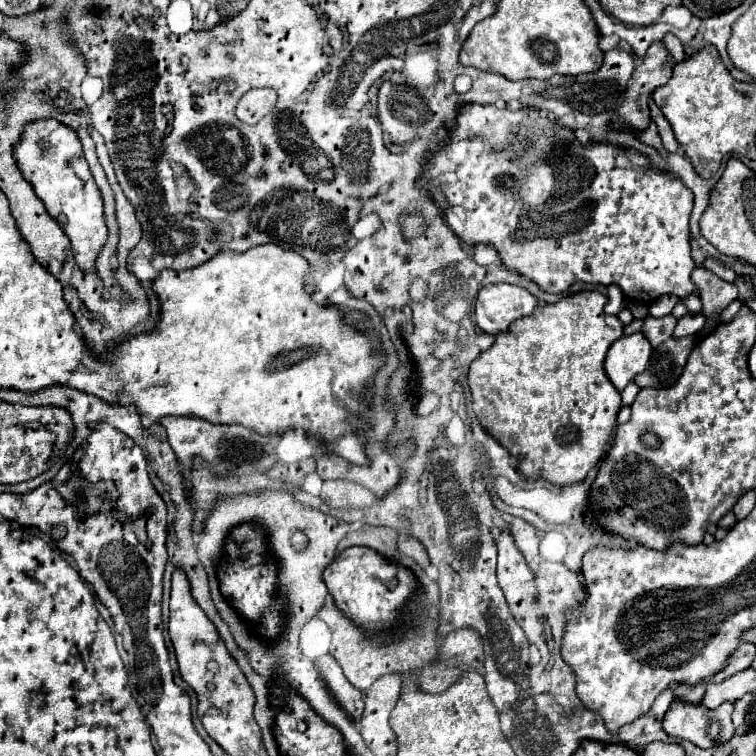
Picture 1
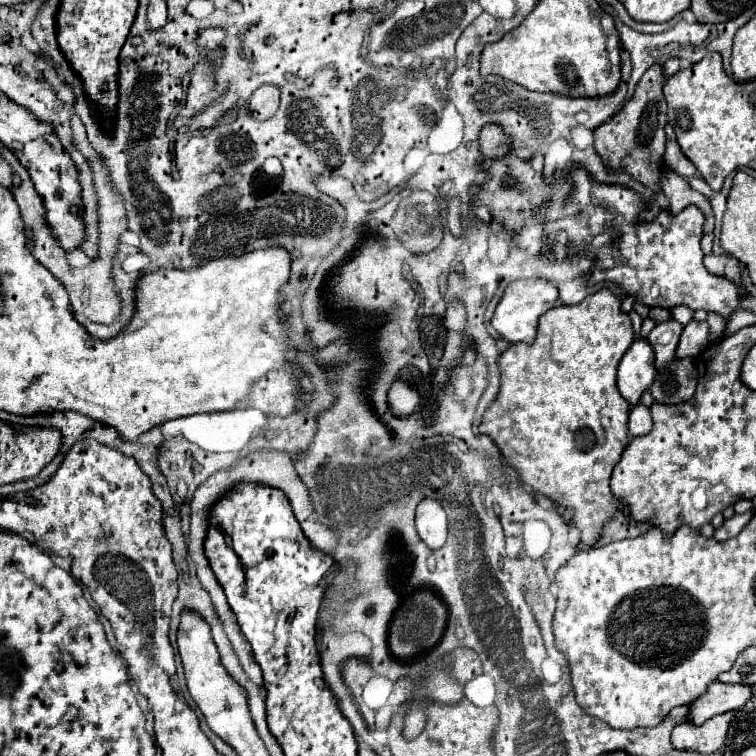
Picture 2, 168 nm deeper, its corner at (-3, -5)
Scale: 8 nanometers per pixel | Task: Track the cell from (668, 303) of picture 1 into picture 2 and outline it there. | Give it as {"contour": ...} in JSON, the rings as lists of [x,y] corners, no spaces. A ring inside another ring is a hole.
{"contour":[[[677,306],[675,310],[671,310],[671,314],[673,314],[673,318],[675,318],[677,322],[681,322],[683,326],[693,320],[693,310],[687,308],[687,306]]]}

